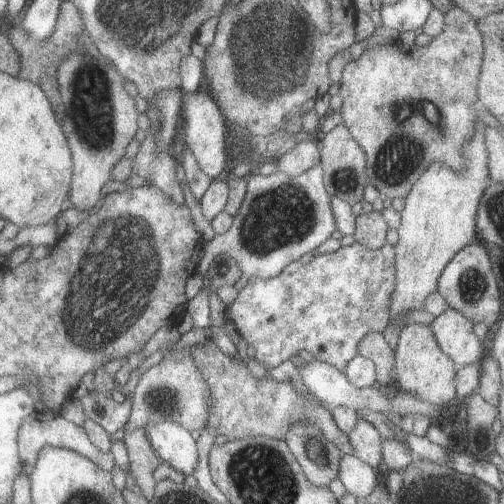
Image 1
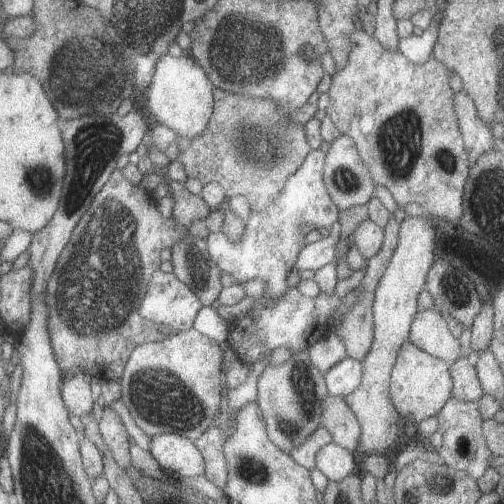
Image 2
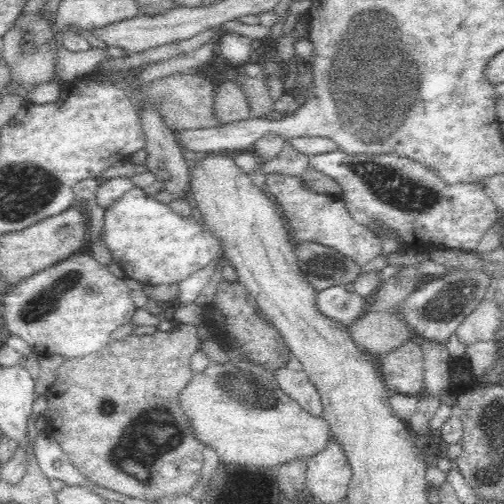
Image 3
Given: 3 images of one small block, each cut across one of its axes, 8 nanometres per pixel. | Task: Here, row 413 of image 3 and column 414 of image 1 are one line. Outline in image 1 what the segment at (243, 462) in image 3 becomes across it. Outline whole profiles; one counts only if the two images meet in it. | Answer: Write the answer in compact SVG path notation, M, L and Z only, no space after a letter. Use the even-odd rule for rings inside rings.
M479 122L473 138L463 142L461 156L465 166L459 172L447 168L443 162L431 162L405 196L405 208L401 210L401 224L397 228L395 244L397 284L391 300L391 320L409 310L423 310L425 298L437 290L437 280L449 260L465 246L479 240L479 236L475 236L477 204L489 178L483 132L485 124Z

